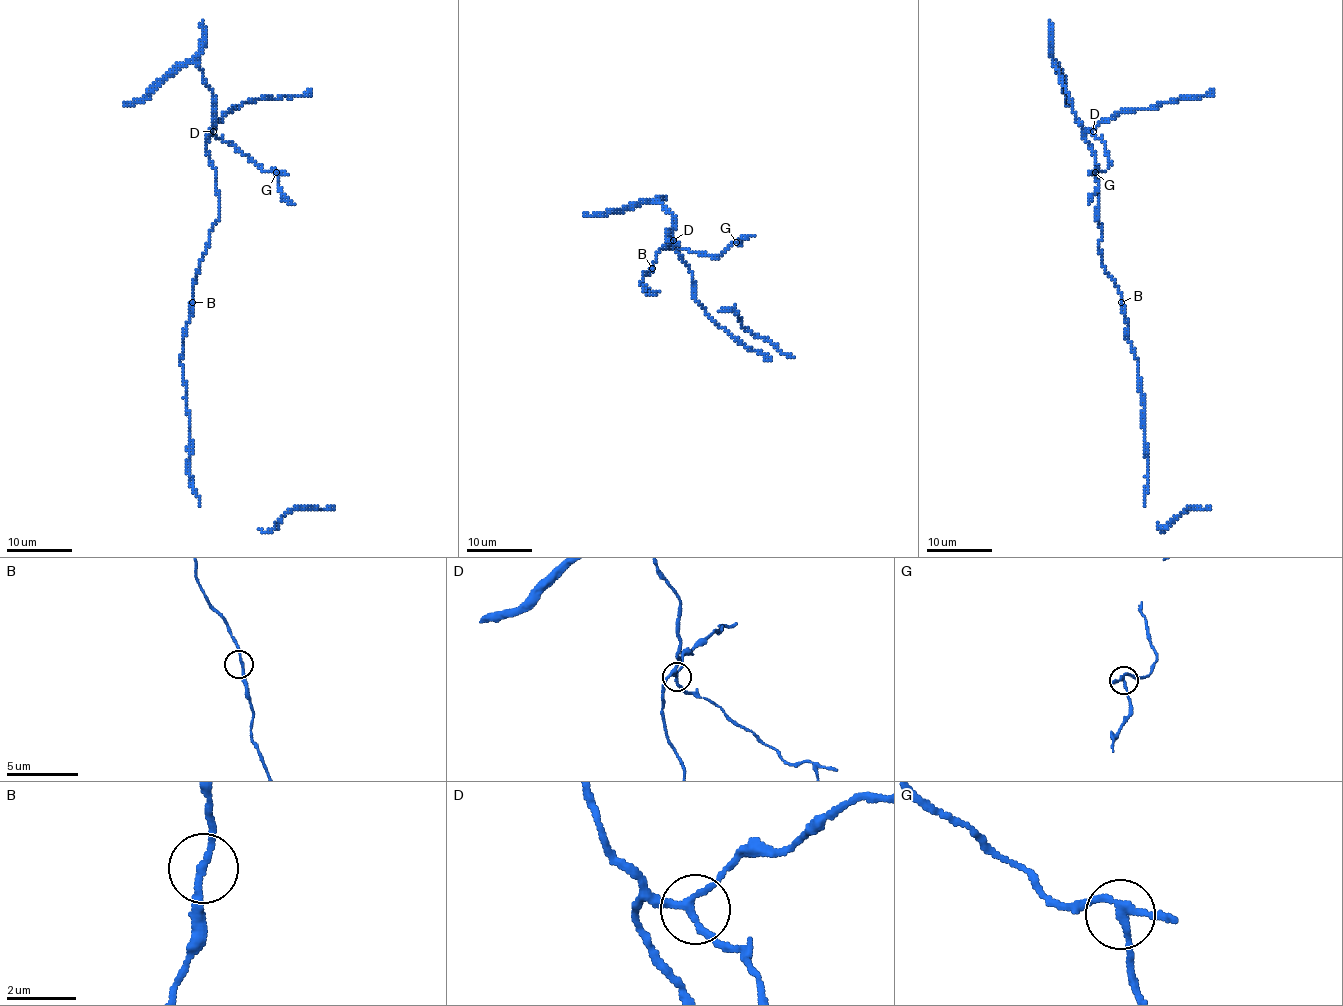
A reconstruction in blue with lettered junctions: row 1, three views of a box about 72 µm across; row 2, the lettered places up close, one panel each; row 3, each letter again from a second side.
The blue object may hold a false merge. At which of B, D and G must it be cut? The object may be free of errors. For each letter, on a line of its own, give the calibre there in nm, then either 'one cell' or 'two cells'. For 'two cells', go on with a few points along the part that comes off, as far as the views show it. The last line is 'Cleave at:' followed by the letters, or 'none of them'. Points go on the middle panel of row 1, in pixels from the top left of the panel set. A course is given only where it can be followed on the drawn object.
B: 180 nm thick; one cell
D: 190 nm thick; one cell
G: 170 nm thick; two cells; foreign part runs (736, 241), (739, 245), (746, 238), (754, 236)
Cleave at: G

